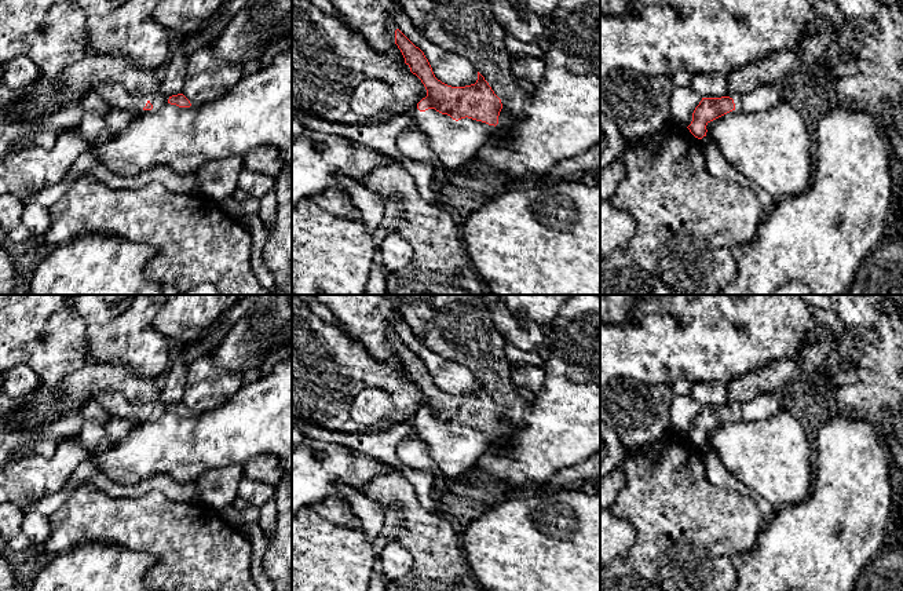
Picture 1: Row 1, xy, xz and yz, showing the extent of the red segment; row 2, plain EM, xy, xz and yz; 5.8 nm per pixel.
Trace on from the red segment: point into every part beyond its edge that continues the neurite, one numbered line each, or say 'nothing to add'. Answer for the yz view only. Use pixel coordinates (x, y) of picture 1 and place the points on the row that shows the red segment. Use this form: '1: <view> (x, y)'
1: yz (761, 98)

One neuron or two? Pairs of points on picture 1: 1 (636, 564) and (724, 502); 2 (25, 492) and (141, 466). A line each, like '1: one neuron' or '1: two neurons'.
1: one neuron
2: two neurons

